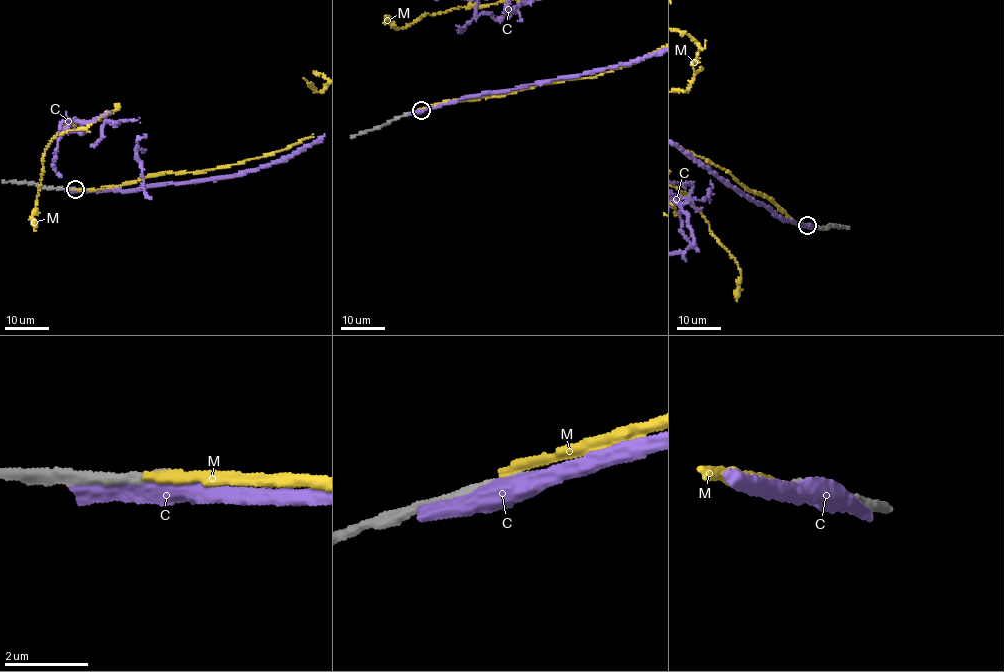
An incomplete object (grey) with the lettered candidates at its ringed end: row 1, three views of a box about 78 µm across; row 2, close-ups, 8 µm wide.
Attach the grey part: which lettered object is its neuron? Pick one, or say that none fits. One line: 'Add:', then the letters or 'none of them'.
Add: none of them

